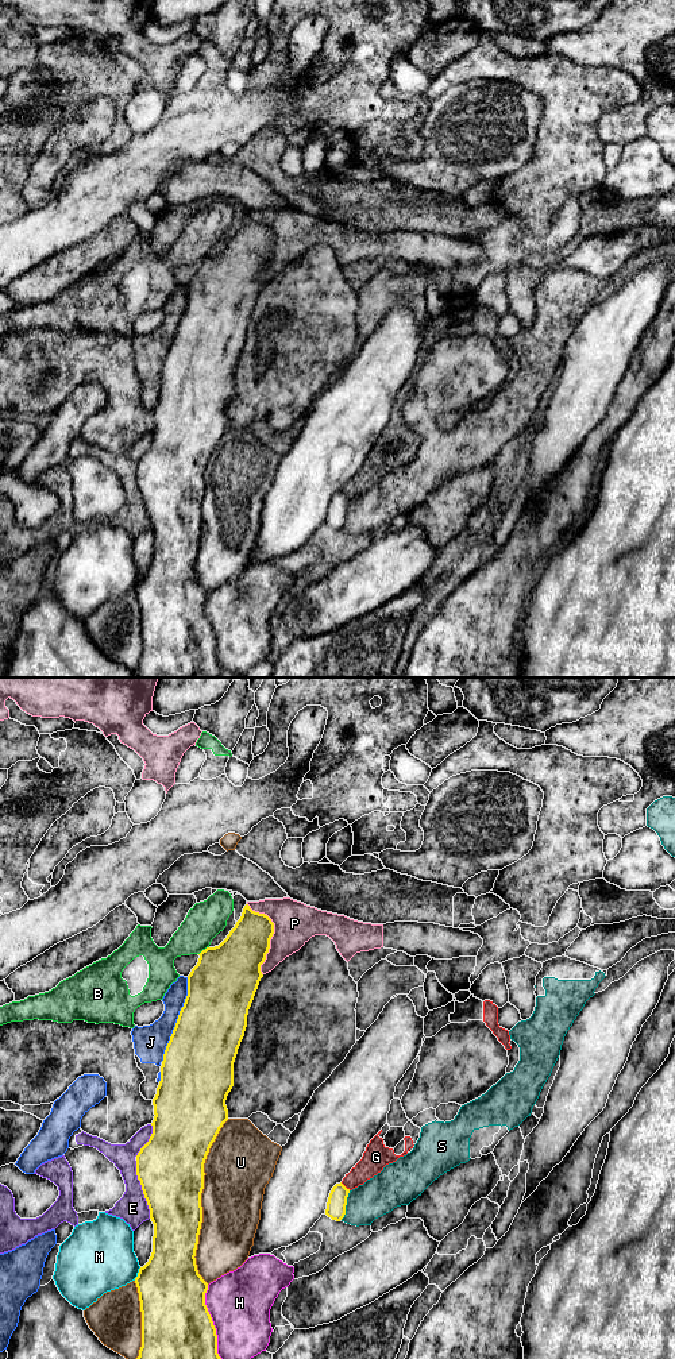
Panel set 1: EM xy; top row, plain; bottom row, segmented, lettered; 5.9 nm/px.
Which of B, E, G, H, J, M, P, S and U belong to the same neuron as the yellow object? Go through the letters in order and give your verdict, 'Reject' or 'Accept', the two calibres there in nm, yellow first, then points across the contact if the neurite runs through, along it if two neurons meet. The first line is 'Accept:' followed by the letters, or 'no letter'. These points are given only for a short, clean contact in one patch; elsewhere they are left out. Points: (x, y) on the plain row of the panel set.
Accept: no letter
B: Reject. Thickness 400 nm (yellow) against 220 nm. Boundary: xy (208, 255), (199, 263)
E: Reject. Thickness 400 nm (yellow) against 180 nm
G: Reject. Thickness 110 nm (yellow) against 150 nm. Boundary: xy (340, 491), (350, 498)
H: Reject. Thickness 440 nm (yellow) against 380 nm
J: Reject. Thickness 400 nm (yellow) against 200 nm
M: Reject. Thickness 400 nm (yellow) against 400 nm
P: Reject. Thickness 280 nm (yellow) against 260 nm
S: Reject. Thickness 110 nm (yellow) against 220 nm
U: Reject. Thickness 380 nm (yellow) against 360 nm

